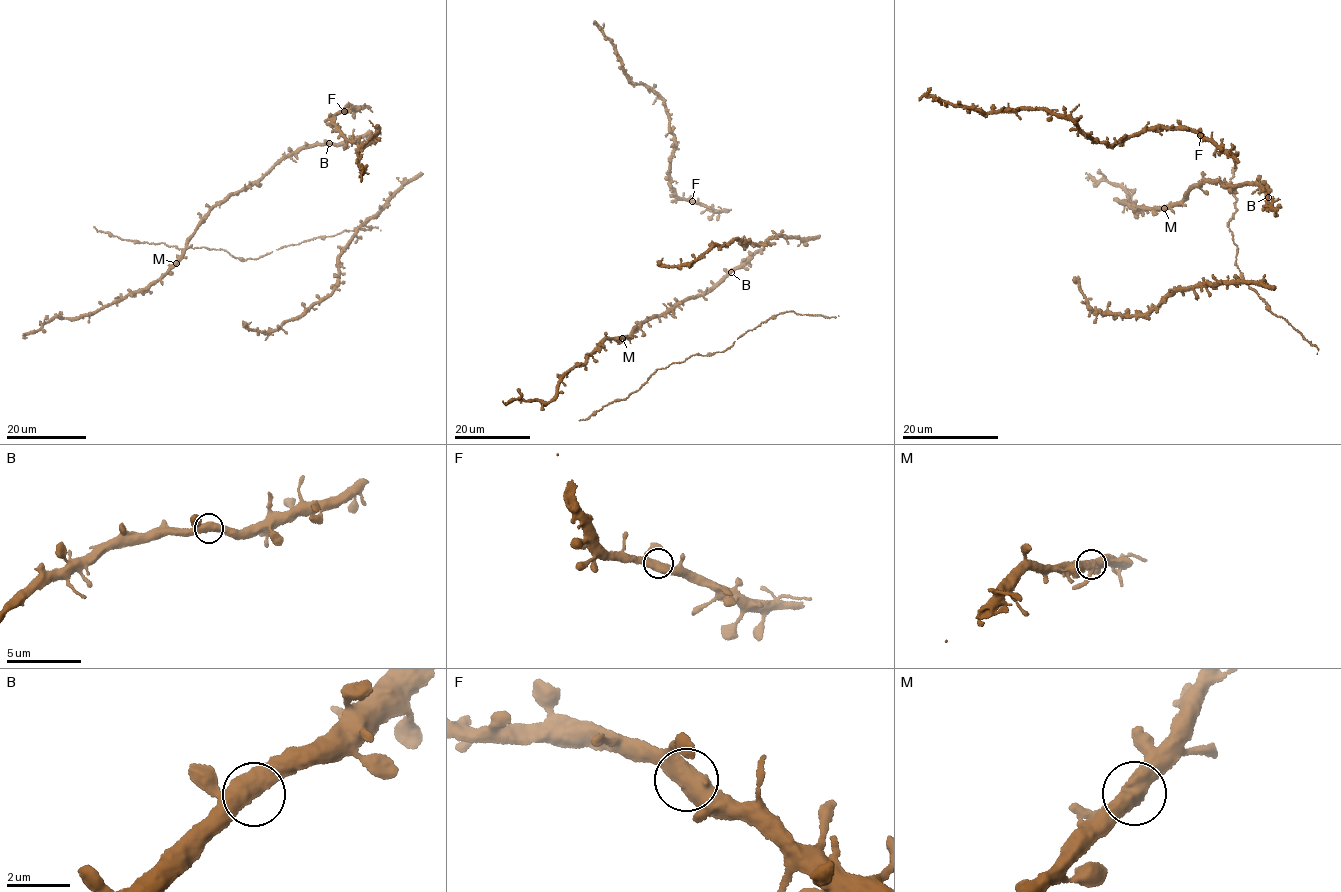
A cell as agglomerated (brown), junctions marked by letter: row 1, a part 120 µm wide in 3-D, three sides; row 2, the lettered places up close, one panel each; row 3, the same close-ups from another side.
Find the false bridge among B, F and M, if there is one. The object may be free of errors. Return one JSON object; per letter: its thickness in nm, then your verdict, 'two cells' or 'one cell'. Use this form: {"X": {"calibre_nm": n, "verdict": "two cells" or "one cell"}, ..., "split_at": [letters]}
{"B": {"calibre_nm": 480, "verdict": "one cell"}, "F": {"calibre_nm": 480, "verdict": "one cell"}, "M": {"calibre_nm": 460, "verdict": "one cell"}, "split_at": []}

